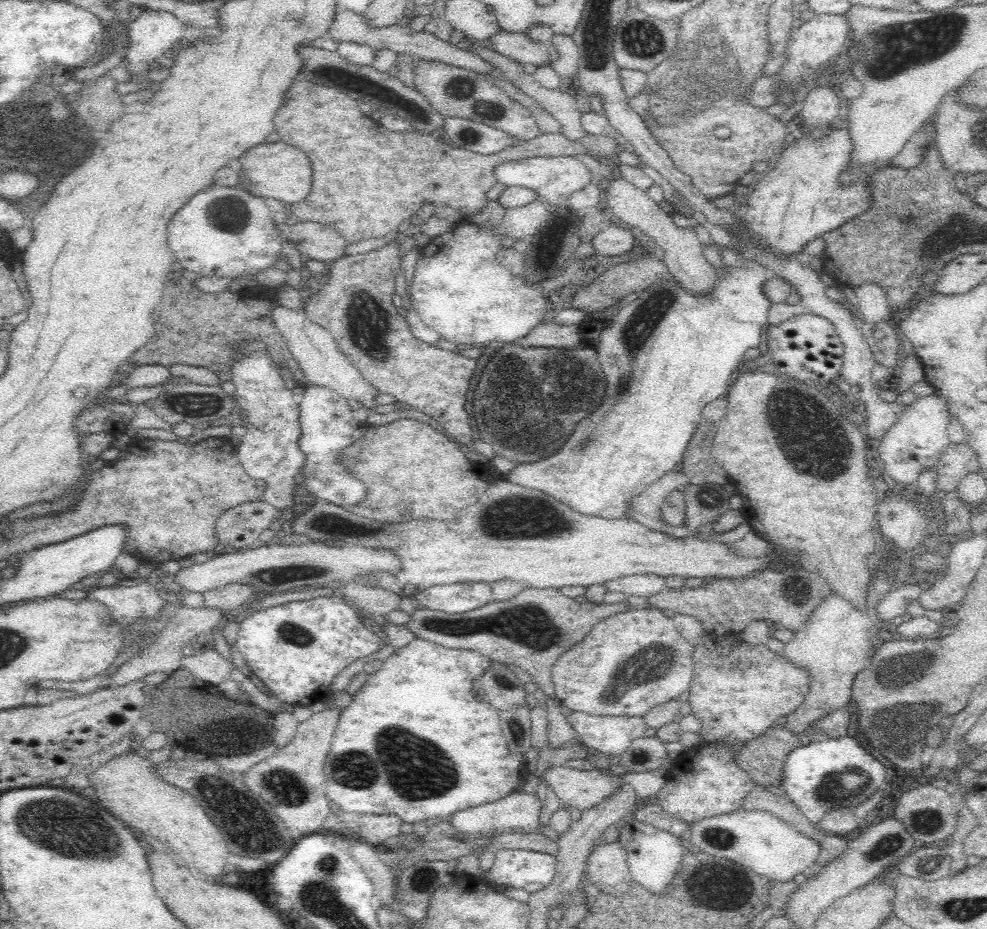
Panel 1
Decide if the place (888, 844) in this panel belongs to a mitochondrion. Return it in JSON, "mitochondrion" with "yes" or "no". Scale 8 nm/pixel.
{"mitochondrion":"yes"}

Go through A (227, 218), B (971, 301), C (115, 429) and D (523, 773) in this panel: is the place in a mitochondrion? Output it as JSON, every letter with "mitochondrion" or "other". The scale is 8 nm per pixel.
{"A":"mitochondrion","B":"other","C":"other","D":"other"}

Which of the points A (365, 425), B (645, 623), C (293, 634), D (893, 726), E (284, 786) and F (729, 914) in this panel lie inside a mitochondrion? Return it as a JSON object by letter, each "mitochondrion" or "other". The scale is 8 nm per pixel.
{"A":"other","B":"other","C":"mitochondrion","D":"mitochondrion","E":"mitochondrion","F":"other"}

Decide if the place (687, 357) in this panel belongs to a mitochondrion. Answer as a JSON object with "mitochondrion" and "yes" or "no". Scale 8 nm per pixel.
{"mitochondrion":"no"}

